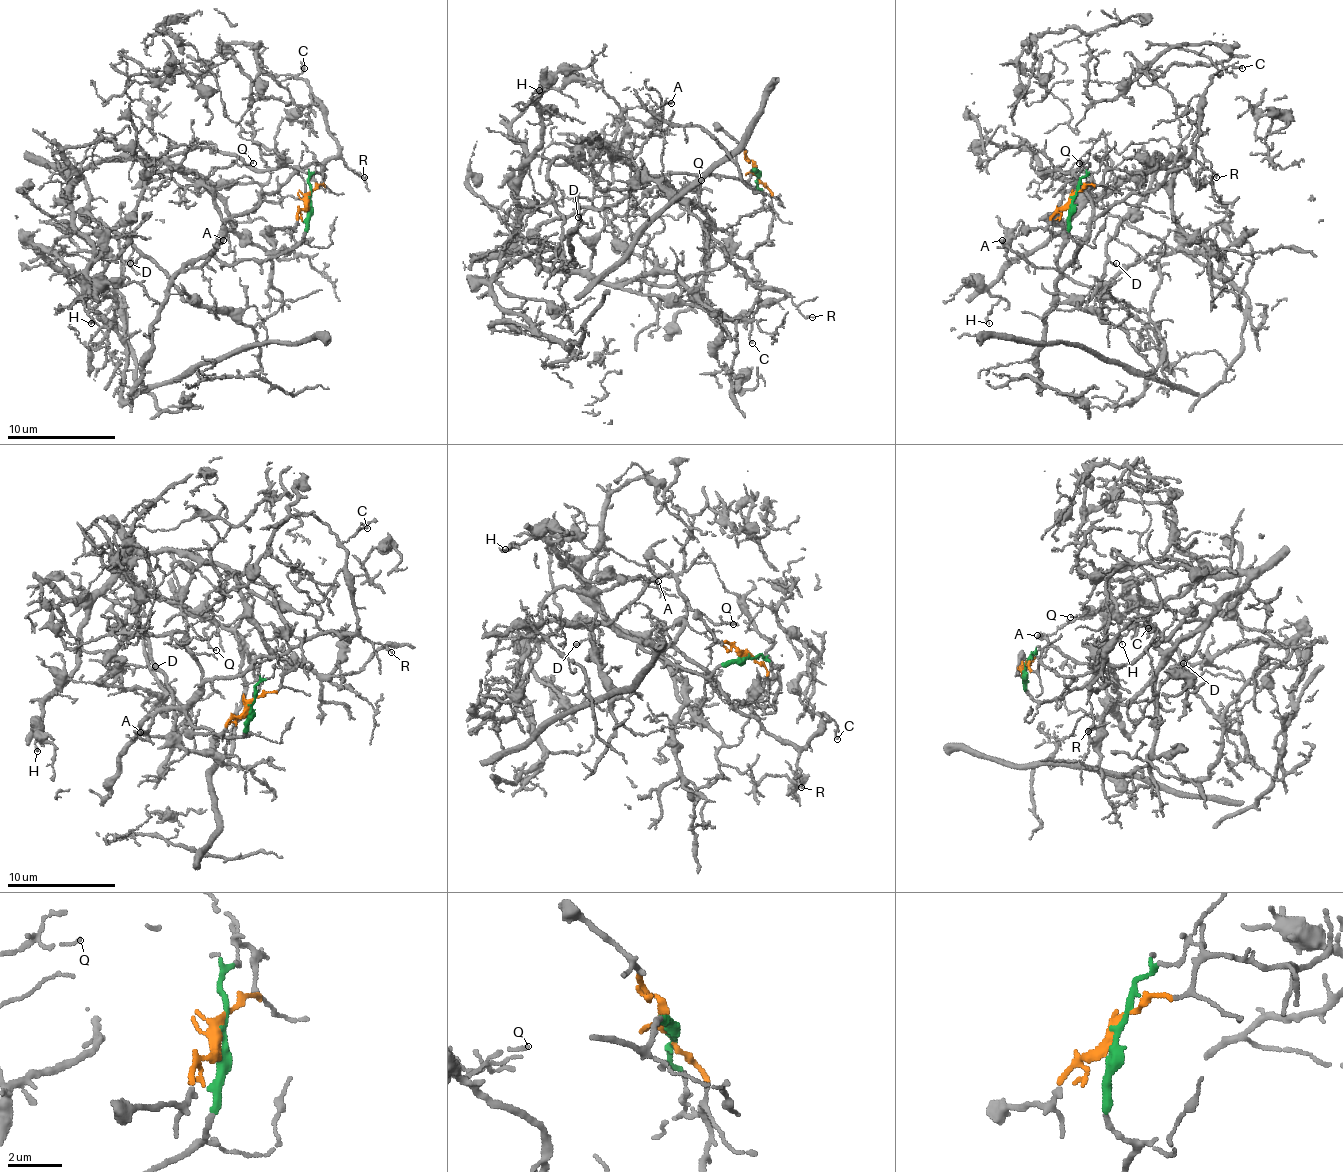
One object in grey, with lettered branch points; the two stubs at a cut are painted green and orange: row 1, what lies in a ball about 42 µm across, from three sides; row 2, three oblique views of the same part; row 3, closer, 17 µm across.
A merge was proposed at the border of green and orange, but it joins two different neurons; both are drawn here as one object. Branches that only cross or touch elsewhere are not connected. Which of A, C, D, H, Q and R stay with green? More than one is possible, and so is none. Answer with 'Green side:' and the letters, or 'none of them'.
Green side: A, C, Q, R

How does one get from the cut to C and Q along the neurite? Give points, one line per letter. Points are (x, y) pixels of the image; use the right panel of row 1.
C: (1075, 200), (1069, 232), (1080, 246), (1072, 265), (1093, 219), (1150, 192), (1194, 154), (1210, 78), (1242, 67)
Q: (1075, 200), (1069, 232), (1080, 246), (1072, 265), (1091, 213), (1088, 178), (1077, 175), (1088, 165), (1080, 162)

